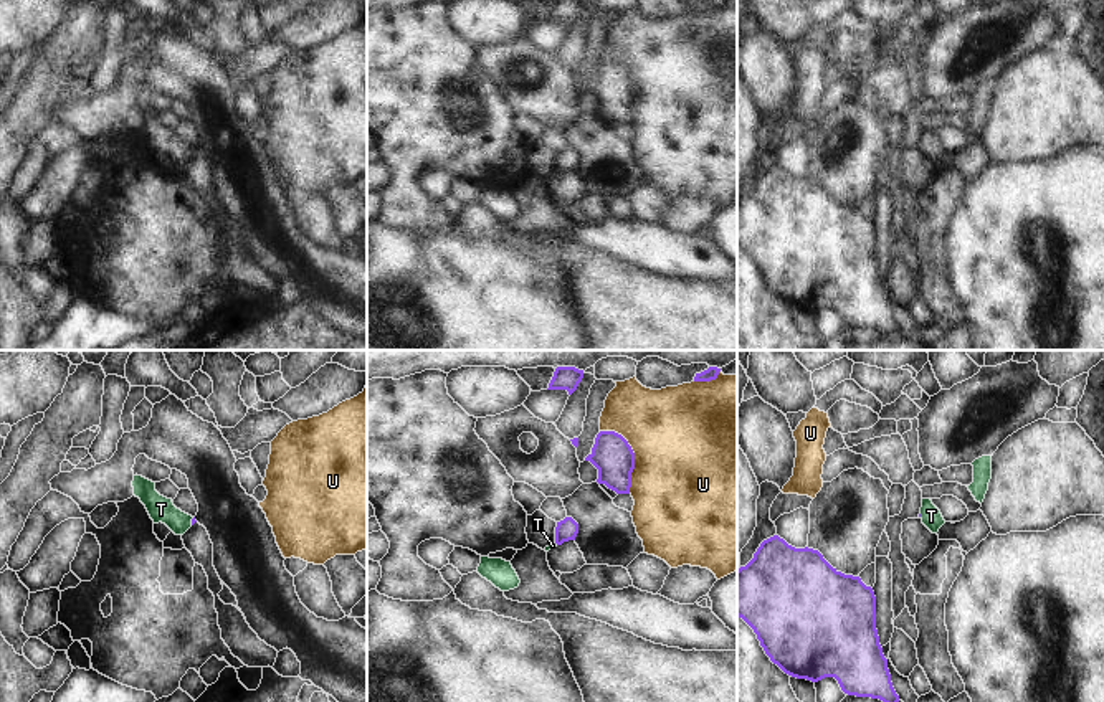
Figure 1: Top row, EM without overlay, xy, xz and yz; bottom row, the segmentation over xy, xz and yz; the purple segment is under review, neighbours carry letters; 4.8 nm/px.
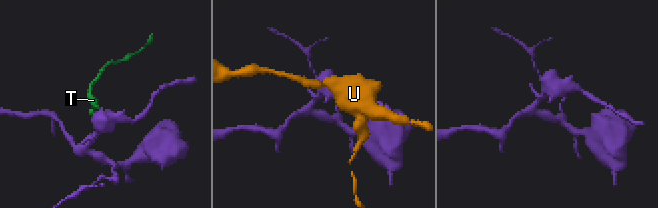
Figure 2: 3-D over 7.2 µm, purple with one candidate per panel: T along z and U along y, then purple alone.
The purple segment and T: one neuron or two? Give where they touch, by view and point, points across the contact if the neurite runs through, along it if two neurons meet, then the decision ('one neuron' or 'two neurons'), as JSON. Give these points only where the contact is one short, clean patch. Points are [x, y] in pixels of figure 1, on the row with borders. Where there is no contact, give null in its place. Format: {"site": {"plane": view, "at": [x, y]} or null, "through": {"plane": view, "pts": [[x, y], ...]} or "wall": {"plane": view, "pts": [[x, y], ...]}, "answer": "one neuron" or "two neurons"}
{"site": {"plane": "xy", "at": [192, 521]}, "through": {"plane": "xy", "pts": [[194, 521], [192, 521], [176, 521], [161, 509]]}, "answer": "one neuron"}

